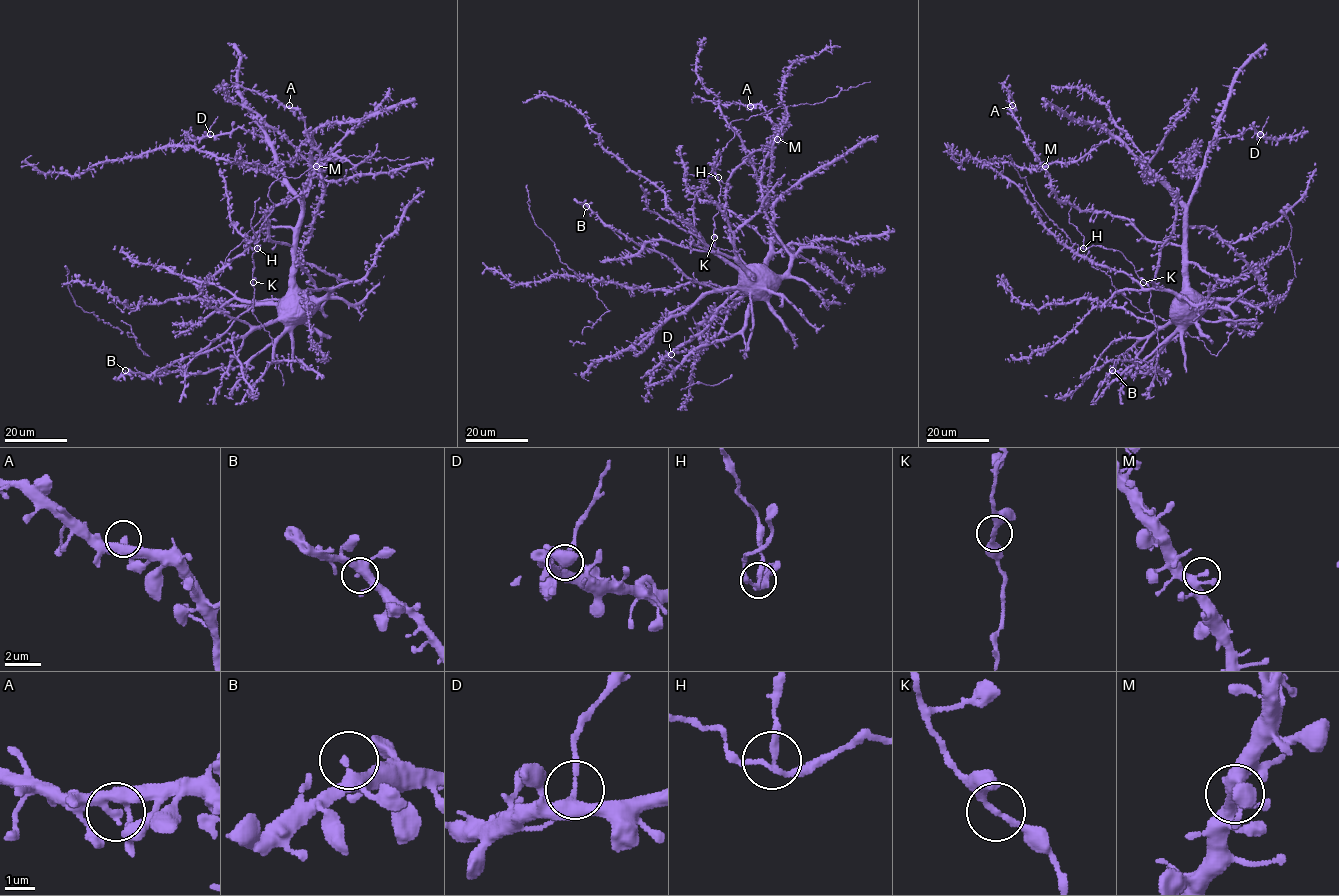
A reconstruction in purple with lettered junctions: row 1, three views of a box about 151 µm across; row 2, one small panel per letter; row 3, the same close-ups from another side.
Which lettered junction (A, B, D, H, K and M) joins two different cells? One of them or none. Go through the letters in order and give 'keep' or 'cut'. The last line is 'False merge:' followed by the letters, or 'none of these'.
A: keep
B: keep
D: cut
H: keep
K: keep
M: keep
False merge: D

